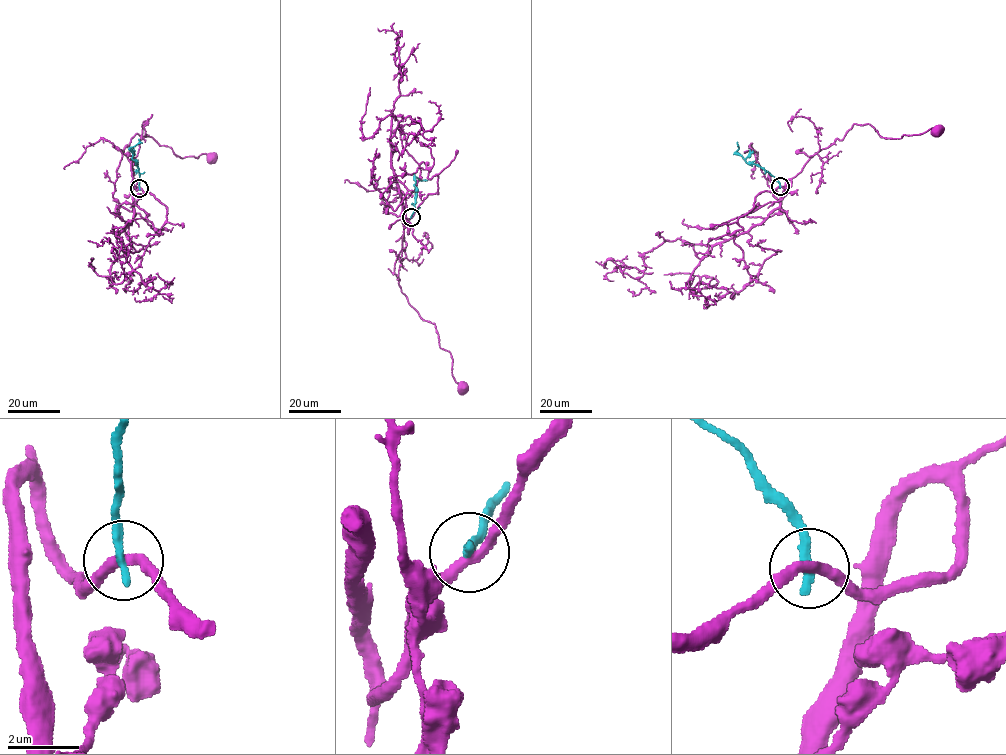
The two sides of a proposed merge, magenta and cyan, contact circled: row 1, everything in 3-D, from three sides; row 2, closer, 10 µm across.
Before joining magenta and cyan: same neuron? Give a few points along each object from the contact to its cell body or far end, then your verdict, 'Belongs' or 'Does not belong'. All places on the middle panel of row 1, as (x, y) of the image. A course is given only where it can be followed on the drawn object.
Course of magenta: (411, 217), (394, 273), (408, 302), (424, 321), (433, 323), (439, 346), (451, 355), (452, 376), (462, 386). Course of cyan: (411, 217), (415, 178), (424, 180). Does not belong

